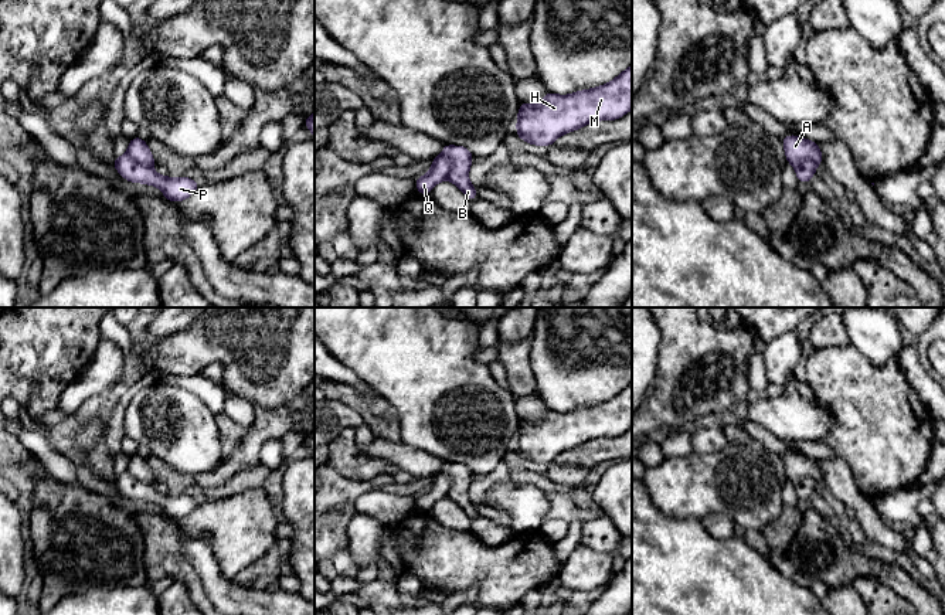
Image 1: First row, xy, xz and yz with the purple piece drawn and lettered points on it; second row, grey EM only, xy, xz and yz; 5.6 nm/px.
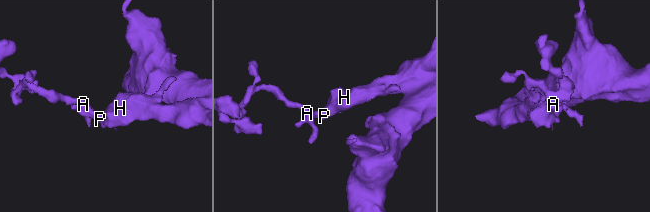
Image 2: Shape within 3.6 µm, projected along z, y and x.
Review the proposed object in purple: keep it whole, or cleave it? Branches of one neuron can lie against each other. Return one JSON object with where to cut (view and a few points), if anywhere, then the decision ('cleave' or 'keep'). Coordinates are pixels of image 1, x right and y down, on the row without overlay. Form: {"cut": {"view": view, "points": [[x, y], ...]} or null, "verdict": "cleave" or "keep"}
{"cut": {"view": "xz", "points": [[442, 471], [449, 476], [449, 492], [446, 495]]}, "verdict": "cleave"}

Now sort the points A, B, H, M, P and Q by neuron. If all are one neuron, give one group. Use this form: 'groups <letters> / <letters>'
groups A B / H M P Q

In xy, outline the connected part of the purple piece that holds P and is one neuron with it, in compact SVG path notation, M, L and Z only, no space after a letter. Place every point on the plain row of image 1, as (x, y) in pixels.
M128 470L113 476L116 489L128 499L156 503L169 519L179 520L188 516L201 503L190 495L171 496L157 492L153 485L145 485L135 479Z

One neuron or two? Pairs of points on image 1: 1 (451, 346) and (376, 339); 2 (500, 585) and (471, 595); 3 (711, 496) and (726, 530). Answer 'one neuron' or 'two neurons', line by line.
1: one neuron
2: two neurons
3: two neurons

